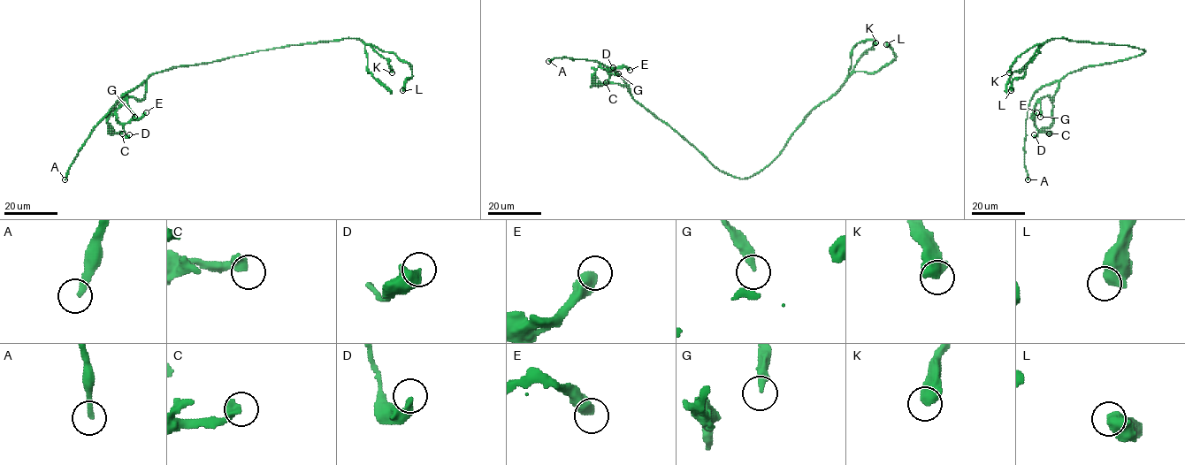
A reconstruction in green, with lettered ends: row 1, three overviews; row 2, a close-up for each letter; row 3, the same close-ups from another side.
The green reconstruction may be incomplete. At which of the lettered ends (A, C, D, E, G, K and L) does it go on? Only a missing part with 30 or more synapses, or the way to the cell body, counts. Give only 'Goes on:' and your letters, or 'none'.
Goes on: none

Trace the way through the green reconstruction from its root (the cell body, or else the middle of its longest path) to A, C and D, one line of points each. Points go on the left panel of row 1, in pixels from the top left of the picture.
A: (237, 56), (172, 66), (152, 73), (125, 94), (94, 129), (80, 148), (64, 179)
C: (237, 56), (152, 73), (146, 81), (145, 96), (141, 100), (124, 96), (109, 118), (109, 132), (122, 133)
D: (237, 56), (152, 73), (146, 81), (145, 96), (141, 100), (126, 96), (116, 111), (116, 118), (129, 134)

